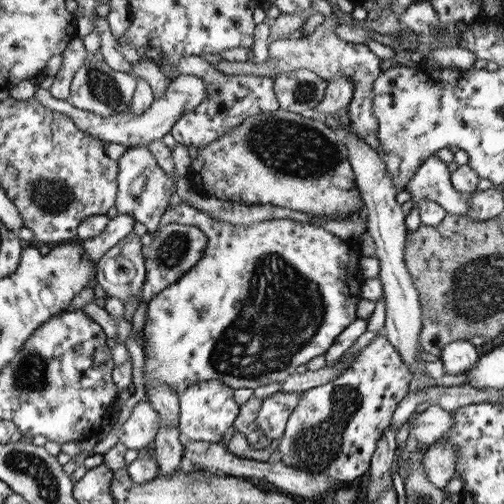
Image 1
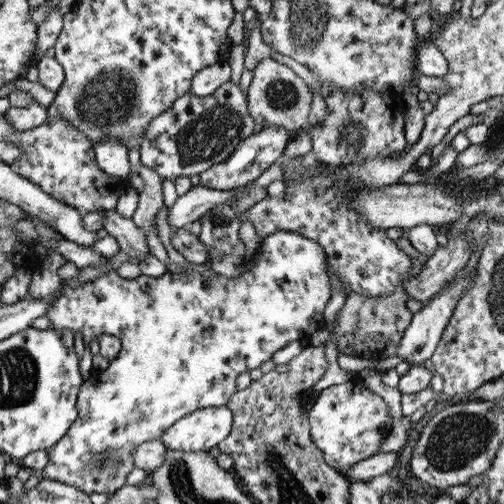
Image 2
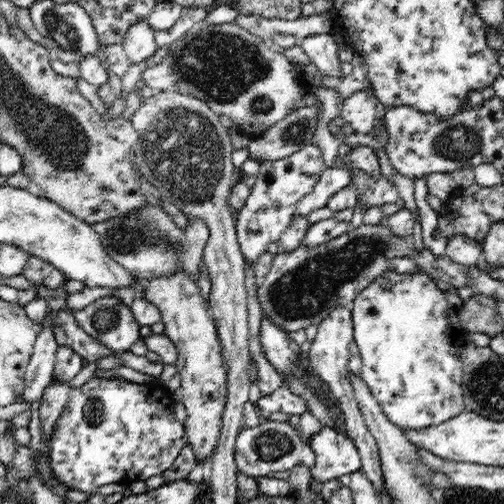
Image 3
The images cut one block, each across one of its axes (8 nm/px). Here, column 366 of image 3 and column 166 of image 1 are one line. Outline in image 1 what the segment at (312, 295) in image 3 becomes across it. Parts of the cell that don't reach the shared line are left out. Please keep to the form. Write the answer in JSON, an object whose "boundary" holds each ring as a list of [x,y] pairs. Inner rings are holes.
{"boundary":[[[173,222],[159,228],[149,248],[143,250],[143,256],[145,256],[145,282],[143,282],[143,294],[141,294],[143,302],[149,302],[155,294],[165,290],[169,284],[177,282],[181,276],[185,276],[201,260],[201,254],[205,252],[207,242],[209,240],[203,236],[203,232],[195,226]]]}

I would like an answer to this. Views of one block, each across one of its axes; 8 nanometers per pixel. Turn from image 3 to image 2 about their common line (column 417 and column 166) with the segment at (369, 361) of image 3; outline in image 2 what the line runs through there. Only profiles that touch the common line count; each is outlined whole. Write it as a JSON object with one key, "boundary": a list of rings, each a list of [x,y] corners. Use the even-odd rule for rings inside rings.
{"boundary":[[[277,230],[273,234],[269,234],[267,238],[261,240],[259,244],[259,252],[257,252],[257,260],[251,262],[251,266],[247,266],[245,272],[225,278],[221,274],[217,274],[215,270],[211,272],[211,278],[203,278],[199,272],[187,272],[187,274],[171,274],[165,272],[159,278],[147,278],[147,276],[135,276],[135,278],[119,278],[115,272],[107,272],[105,276],[93,280],[93,282],[85,282],[83,286],[77,288],[67,288],[49,308],[49,312],[45,314],[51,322],[53,322],[53,330],[57,328],[67,328],[73,330],[77,338],[83,338],[85,342],[89,342],[91,338],[99,338],[101,334],[109,334],[115,336],[121,342],[121,350],[117,354],[115,360],[109,362],[109,366],[105,368],[103,374],[103,382],[93,382],[93,386],[85,386],[85,382],[81,384],[81,392],[77,394],[77,420],[73,422],[73,426],[65,432],[65,438],[61,438],[53,448],[47,450],[49,454],[49,462],[43,468],[45,470],[45,480],[57,480],[57,482],[65,482],[69,486],[75,486],[77,490],[81,490],[85,496],[89,494],[107,494],[113,496],[119,488],[123,488],[127,484],[127,474],[135,468],[133,466],[133,458],[131,458],[131,450],[135,450],[139,444],[143,442],[151,442],[151,440],[161,440],[161,434],[173,426],[177,420],[181,420],[183,416],[199,410],[199,408],[209,408],[209,406],[225,406],[229,396],[235,394],[235,378],[243,372],[249,372],[253,368],[259,368],[263,362],[271,360],[273,354],[281,348],[285,348],[289,342],[293,340],[303,340],[307,342],[309,336],[313,332],[319,332],[327,326],[325,318],[323,318],[323,310],[325,304],[331,298],[331,278],[327,274],[327,262],[325,262],[325,250],[317,244],[311,242],[299,234],[287,232],[287,230]]]}

